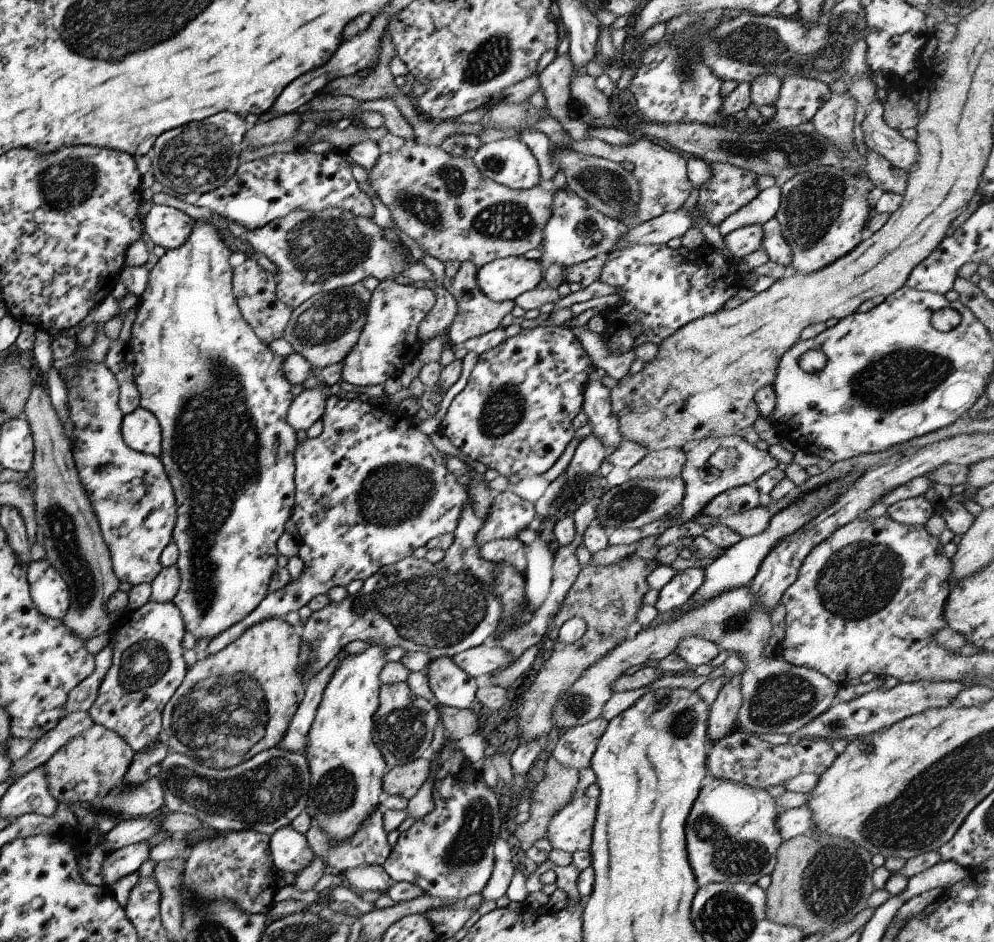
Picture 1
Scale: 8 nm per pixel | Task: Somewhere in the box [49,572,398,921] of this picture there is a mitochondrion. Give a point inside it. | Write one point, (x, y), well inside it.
(227, 713)

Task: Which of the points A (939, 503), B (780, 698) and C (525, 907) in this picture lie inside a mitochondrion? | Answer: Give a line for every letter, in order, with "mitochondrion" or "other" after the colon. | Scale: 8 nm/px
A: other
B: mitochondrion
C: other

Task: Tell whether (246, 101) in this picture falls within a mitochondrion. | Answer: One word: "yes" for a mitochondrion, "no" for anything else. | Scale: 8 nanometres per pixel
no

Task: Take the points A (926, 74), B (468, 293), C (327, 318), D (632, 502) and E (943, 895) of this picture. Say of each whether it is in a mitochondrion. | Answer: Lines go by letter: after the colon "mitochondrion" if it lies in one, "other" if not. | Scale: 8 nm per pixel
A: other
B: other
C: mitochondrion
D: mitochondrion
E: other

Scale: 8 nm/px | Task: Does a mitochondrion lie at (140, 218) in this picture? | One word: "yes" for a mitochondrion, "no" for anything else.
no

